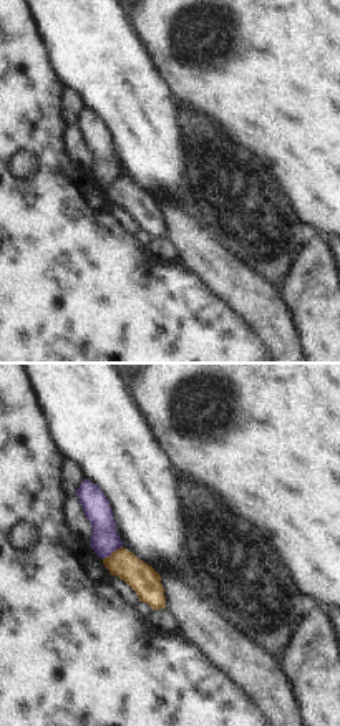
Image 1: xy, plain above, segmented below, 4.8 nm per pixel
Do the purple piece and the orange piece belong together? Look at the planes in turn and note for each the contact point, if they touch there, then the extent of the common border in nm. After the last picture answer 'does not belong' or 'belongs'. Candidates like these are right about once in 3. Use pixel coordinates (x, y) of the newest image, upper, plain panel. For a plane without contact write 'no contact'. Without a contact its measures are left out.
meets purple at (111, 181); contact 120 nm long

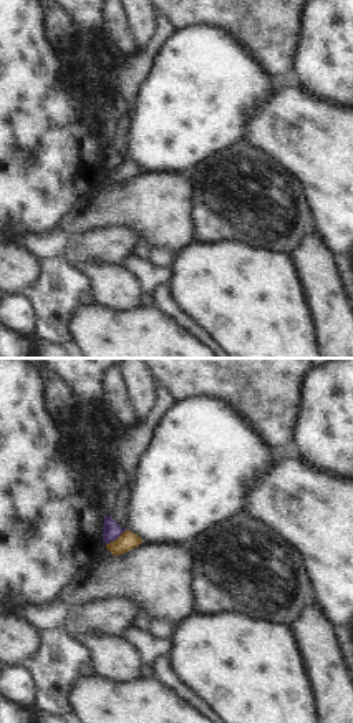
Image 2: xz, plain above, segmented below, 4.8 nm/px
meets purple at (115, 168); contact 120 nm long

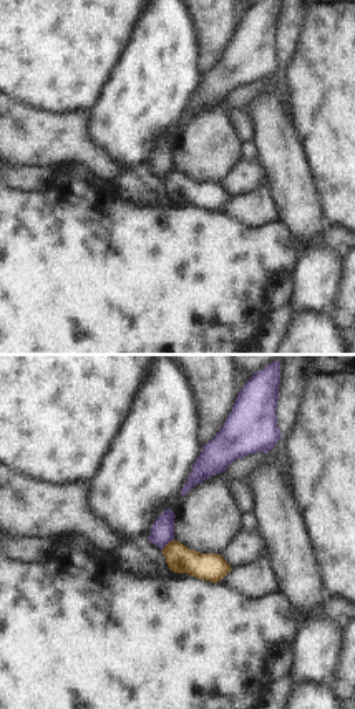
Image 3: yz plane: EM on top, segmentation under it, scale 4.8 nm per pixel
meets purple at (166, 173); contact 80 nm long

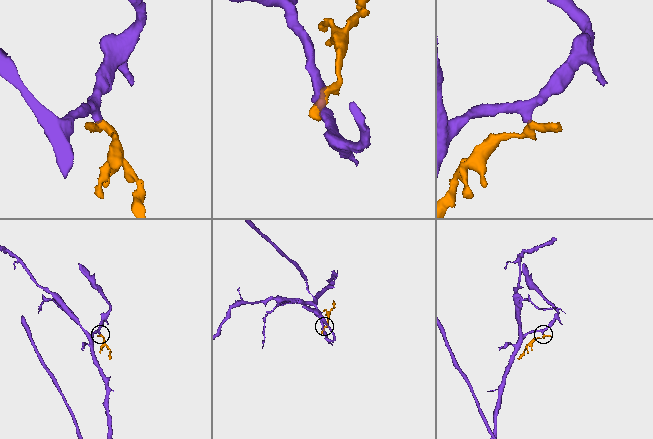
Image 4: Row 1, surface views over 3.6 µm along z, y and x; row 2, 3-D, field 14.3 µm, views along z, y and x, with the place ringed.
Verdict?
does not belong

